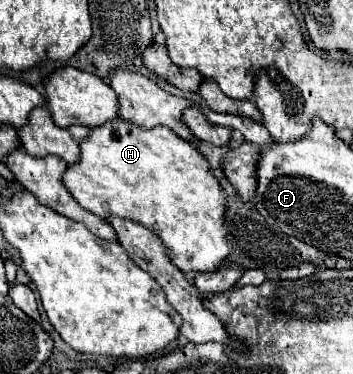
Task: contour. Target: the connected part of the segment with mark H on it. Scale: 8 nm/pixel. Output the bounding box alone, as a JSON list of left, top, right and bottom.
[63,119,231,273]

